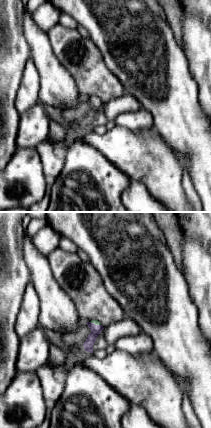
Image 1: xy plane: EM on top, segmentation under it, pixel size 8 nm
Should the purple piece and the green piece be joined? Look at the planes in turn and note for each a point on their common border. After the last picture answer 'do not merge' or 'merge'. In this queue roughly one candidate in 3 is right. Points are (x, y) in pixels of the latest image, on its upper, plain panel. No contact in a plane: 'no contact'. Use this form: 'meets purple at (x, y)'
meets purple at (94, 100)

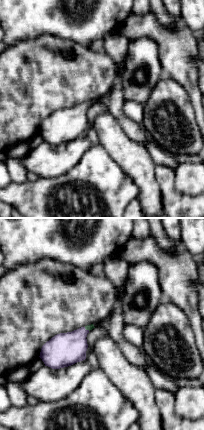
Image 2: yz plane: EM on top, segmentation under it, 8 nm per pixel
meets purple at (87, 106)

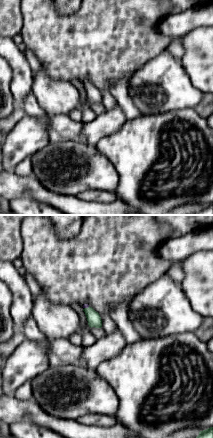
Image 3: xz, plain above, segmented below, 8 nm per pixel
meets purple at (86, 83)

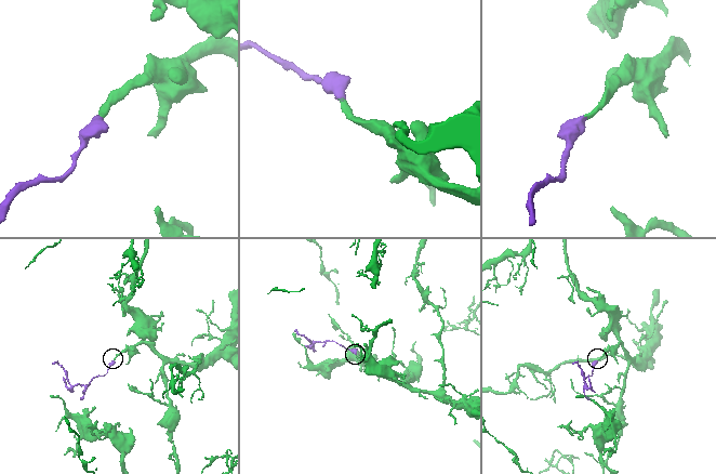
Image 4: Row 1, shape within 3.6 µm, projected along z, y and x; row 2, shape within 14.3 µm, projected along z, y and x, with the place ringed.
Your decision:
merge

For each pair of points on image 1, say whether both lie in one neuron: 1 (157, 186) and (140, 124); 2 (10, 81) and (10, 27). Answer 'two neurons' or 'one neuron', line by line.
1: two neurons
2: one neuron

